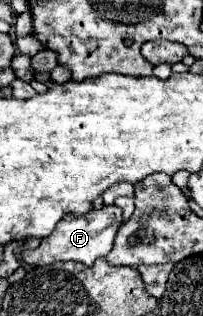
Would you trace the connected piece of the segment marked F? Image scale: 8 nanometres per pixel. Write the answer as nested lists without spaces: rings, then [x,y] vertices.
[[[103,206],[101,210],[89,210],[81,216],[73,216],[67,214],[61,224],[57,224],[57,228],[41,240],[41,244],[35,250],[25,250],[23,252],[23,260],[27,264],[39,266],[39,264],[53,264],[59,260],[75,260],[75,262],[83,262],[85,266],[91,266],[97,258],[107,256],[107,252],[113,248],[117,230],[123,224],[123,210],[119,206]]]

